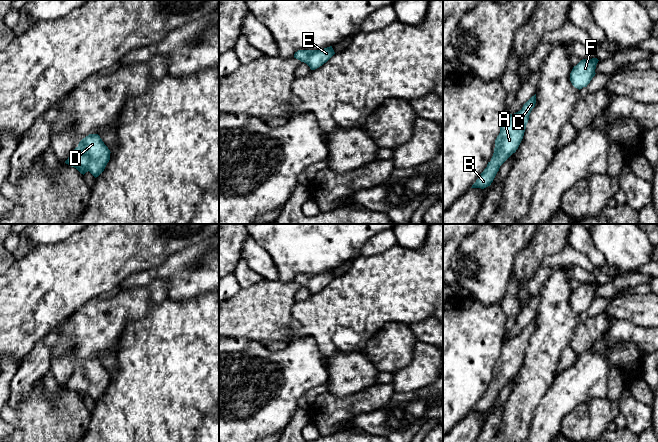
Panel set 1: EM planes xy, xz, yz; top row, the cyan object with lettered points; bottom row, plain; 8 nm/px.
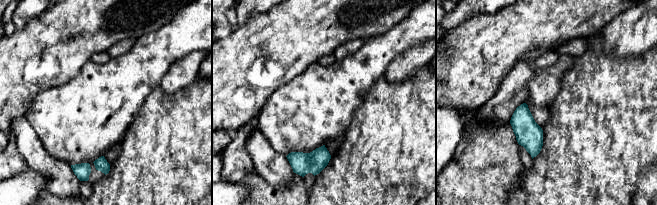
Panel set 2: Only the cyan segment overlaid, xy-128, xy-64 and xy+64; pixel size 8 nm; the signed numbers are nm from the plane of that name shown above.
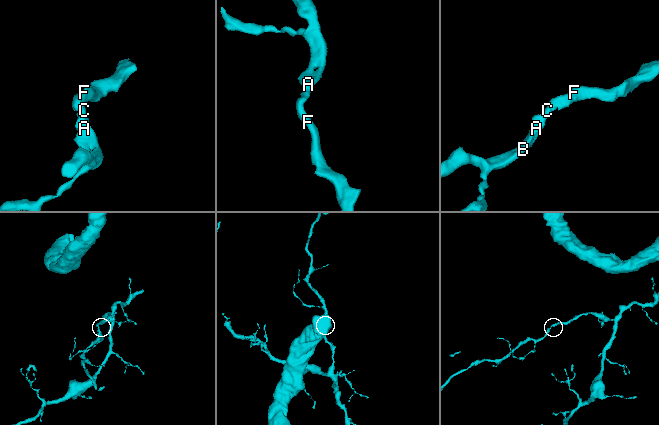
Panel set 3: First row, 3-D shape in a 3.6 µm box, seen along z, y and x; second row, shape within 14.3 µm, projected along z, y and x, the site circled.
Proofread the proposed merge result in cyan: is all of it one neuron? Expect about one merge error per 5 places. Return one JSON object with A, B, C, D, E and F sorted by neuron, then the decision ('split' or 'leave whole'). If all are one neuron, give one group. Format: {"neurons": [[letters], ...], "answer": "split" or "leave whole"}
{"neurons": [["A", "B", "C", "D", "E", "F"]], "answer": "leave whole"}

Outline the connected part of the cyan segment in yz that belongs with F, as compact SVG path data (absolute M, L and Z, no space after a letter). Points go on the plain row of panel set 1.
M597 282L583 283L573 291L570 297L570 305L577 313L587 311L592 302L595 300L595 293L598 287Z

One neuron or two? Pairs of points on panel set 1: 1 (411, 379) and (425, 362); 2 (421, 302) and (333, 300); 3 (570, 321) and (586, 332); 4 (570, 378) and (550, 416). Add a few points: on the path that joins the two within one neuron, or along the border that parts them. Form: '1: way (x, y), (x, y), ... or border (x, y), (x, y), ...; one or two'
1: way (415, 375), (424, 366); one
2: way (399, 300), (355, 300); one
3: border (580, 322), (569, 347); two
4: way (570, 387), (553, 407); one

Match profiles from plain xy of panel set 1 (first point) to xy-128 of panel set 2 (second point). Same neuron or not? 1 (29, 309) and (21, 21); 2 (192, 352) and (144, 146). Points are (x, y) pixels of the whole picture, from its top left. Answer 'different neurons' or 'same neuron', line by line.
1: different neurons
2: same neuron

